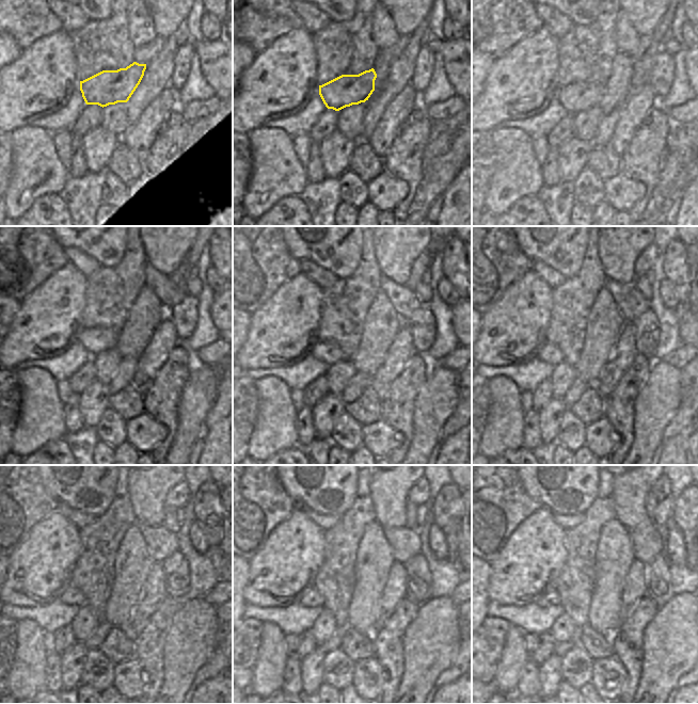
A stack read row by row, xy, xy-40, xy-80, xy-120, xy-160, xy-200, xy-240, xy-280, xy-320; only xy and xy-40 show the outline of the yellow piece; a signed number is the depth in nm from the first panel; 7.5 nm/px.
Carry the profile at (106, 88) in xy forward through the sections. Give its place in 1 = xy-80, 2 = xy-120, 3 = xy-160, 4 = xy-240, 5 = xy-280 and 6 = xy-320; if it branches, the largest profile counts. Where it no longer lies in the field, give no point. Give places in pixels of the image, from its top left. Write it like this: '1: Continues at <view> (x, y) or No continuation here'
1: Continues at xy-80 (576, 97)
2: Continues at xy-120 (95, 340)
3: Continues at xy-160 (326, 350)
4: Continues at xy-240 (73, 596)
5: Continues at xy-280 (312, 598)
6: Continues at xy-320 (553, 598).

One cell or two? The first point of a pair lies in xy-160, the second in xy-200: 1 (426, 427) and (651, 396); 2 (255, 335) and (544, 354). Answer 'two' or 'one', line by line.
1: one
2: two

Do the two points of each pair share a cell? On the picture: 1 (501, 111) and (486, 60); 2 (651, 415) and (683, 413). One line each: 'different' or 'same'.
1: different
2: different

